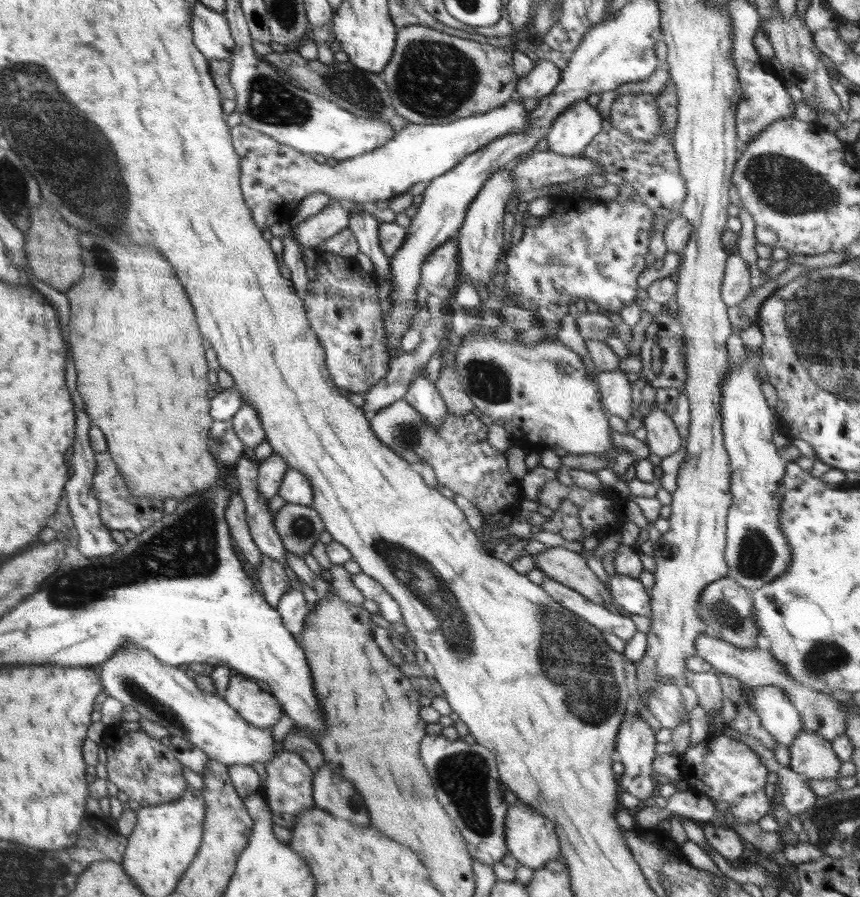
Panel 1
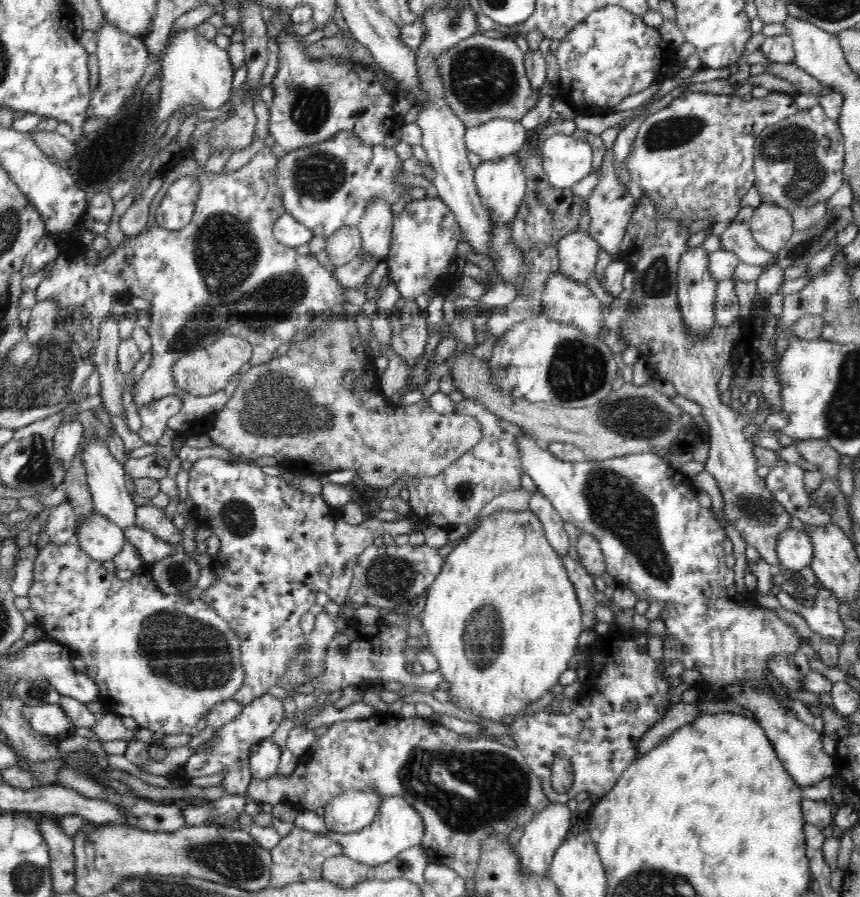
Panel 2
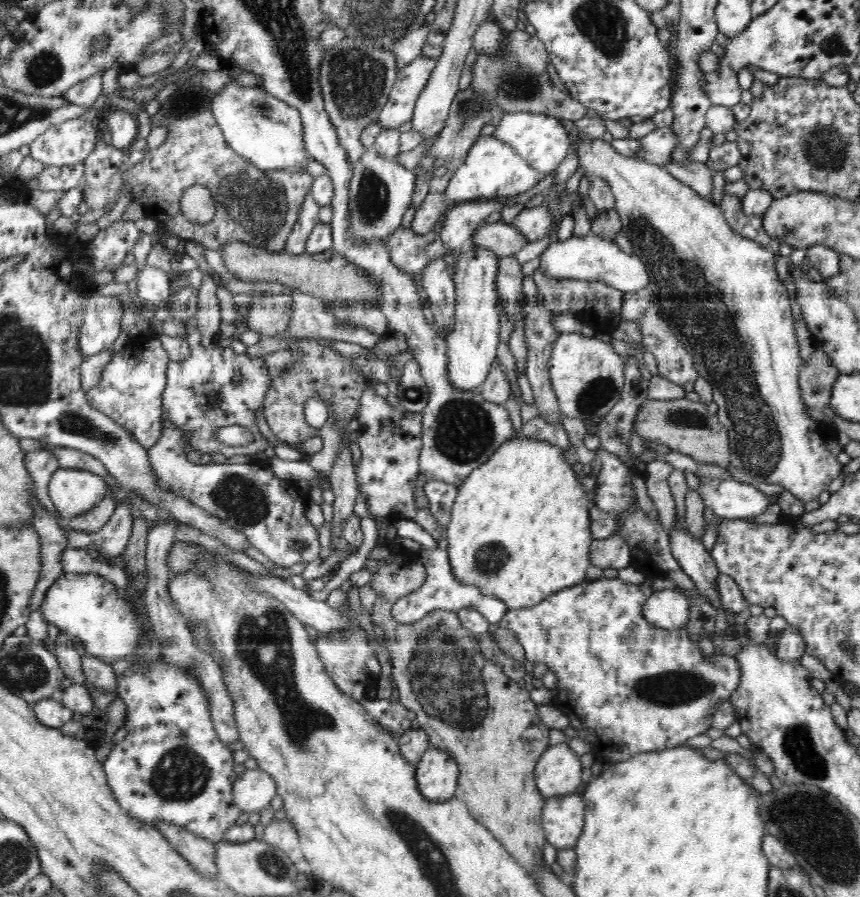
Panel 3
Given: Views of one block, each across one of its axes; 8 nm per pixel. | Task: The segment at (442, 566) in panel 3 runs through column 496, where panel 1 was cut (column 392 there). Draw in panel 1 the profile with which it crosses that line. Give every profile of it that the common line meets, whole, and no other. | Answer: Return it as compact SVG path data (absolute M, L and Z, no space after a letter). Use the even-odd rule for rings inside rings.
M362 572L351 575L351 580L366 600L373 600L378 605L379 614L384 620L396 623L402 619L399 604L381 584Z

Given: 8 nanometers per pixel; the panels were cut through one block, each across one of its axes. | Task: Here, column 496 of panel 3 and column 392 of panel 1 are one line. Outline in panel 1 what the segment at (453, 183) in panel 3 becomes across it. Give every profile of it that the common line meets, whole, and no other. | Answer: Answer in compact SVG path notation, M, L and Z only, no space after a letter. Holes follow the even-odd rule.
M509 99L500 108L495 108L463 119L455 120L448 124L414 124L400 129L392 140L388 140L386 145L380 146L377 150L354 156L348 160L338 162L316 162L314 156L302 154L286 144L280 144L271 136L258 132L253 128L248 128L245 124L238 124L229 129L231 142L240 160L240 187L245 200L246 207L252 214L252 219L261 231L268 230L276 222L289 222L294 216L300 202L314 194L314 192L324 192L333 202L337 198L351 200L354 203L365 203L376 201L392 200L394 197L405 194L410 187L417 183L430 183L434 178L449 172L457 166L458 162L466 159L472 152L478 152L480 148L492 140L501 137L510 131L525 131L529 112L524 109L522 103L517 103Z

